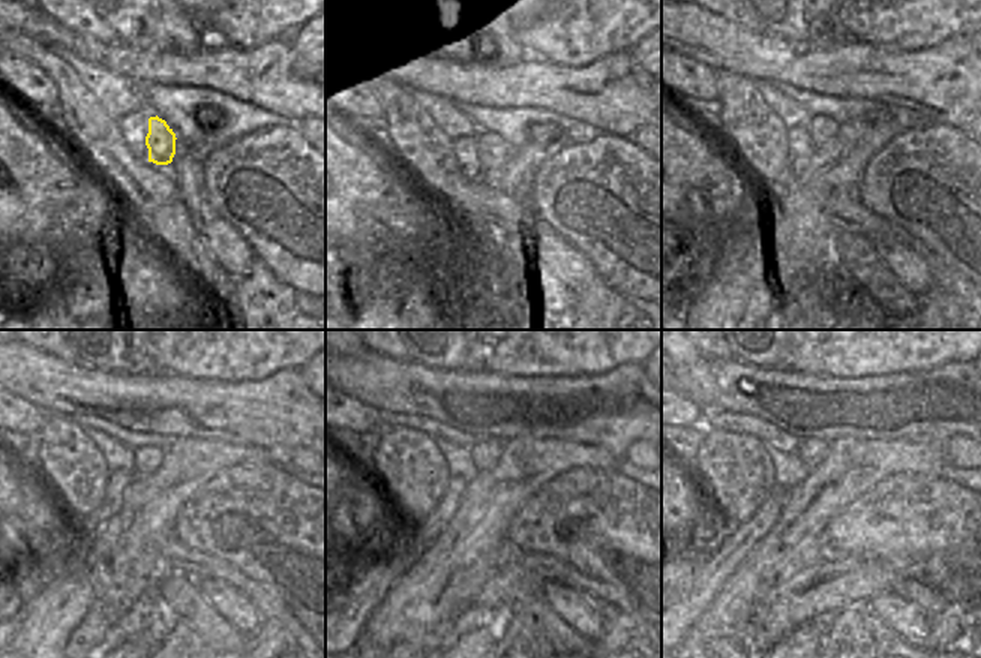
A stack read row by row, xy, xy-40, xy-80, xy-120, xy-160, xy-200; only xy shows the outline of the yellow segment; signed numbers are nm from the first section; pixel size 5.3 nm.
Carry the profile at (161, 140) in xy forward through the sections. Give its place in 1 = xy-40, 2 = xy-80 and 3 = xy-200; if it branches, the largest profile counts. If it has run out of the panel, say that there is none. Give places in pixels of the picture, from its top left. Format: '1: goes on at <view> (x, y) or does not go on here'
1: goes on at xy-40 (492, 149)
2: goes on at xy-80 (821, 128)
3: goes on at xy-200 (812, 451)

